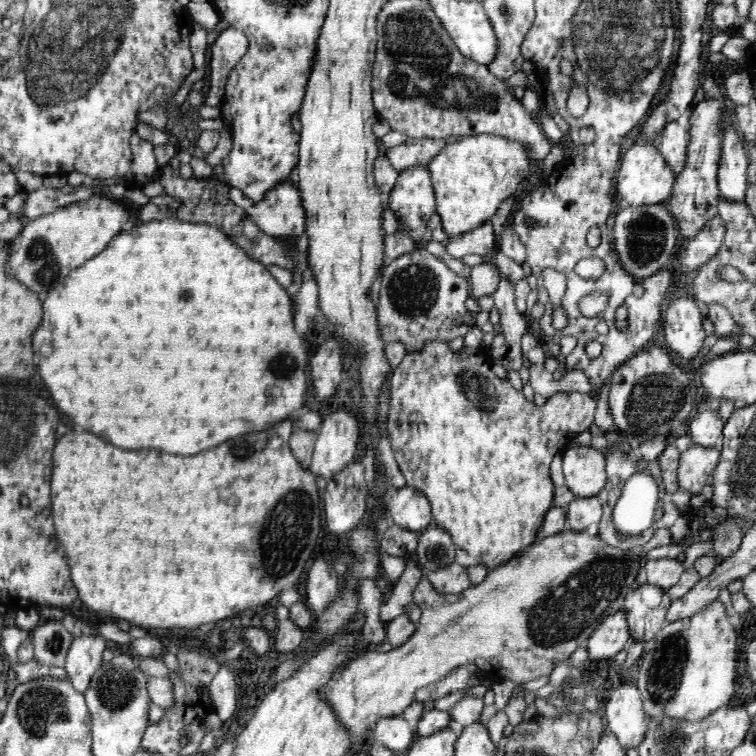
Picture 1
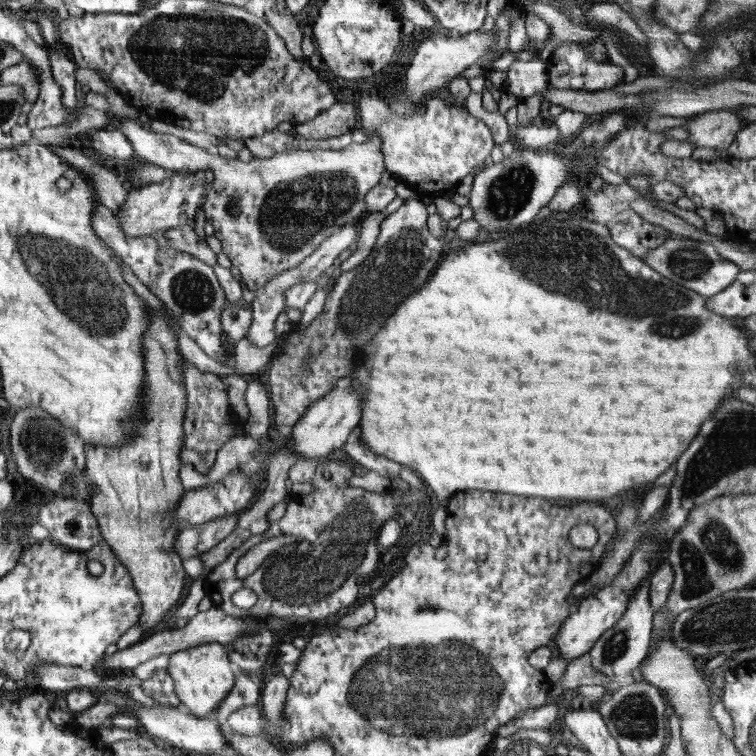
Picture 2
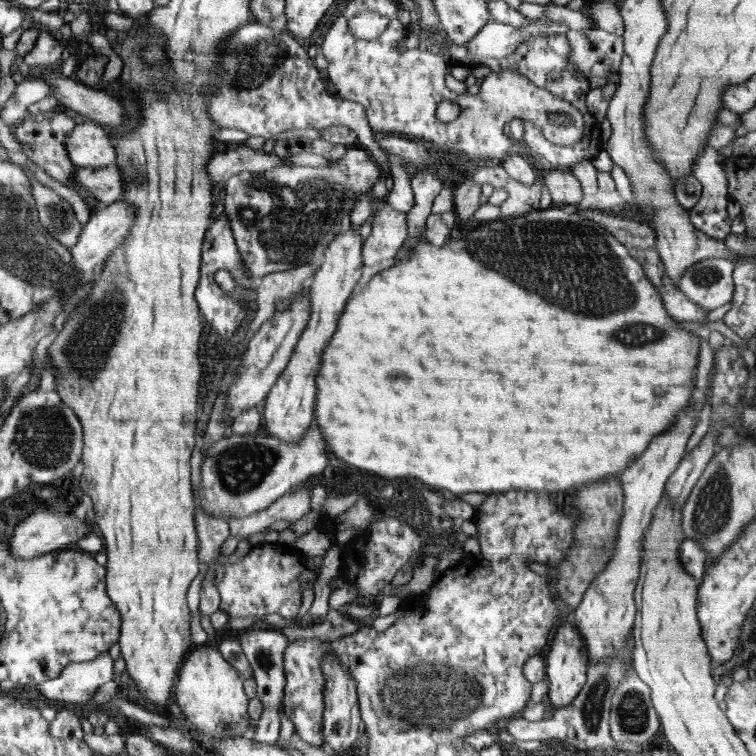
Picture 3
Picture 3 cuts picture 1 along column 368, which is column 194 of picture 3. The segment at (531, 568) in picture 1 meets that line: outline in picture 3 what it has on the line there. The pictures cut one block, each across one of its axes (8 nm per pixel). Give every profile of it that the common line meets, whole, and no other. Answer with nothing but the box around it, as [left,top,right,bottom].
[175,646,250,741]

